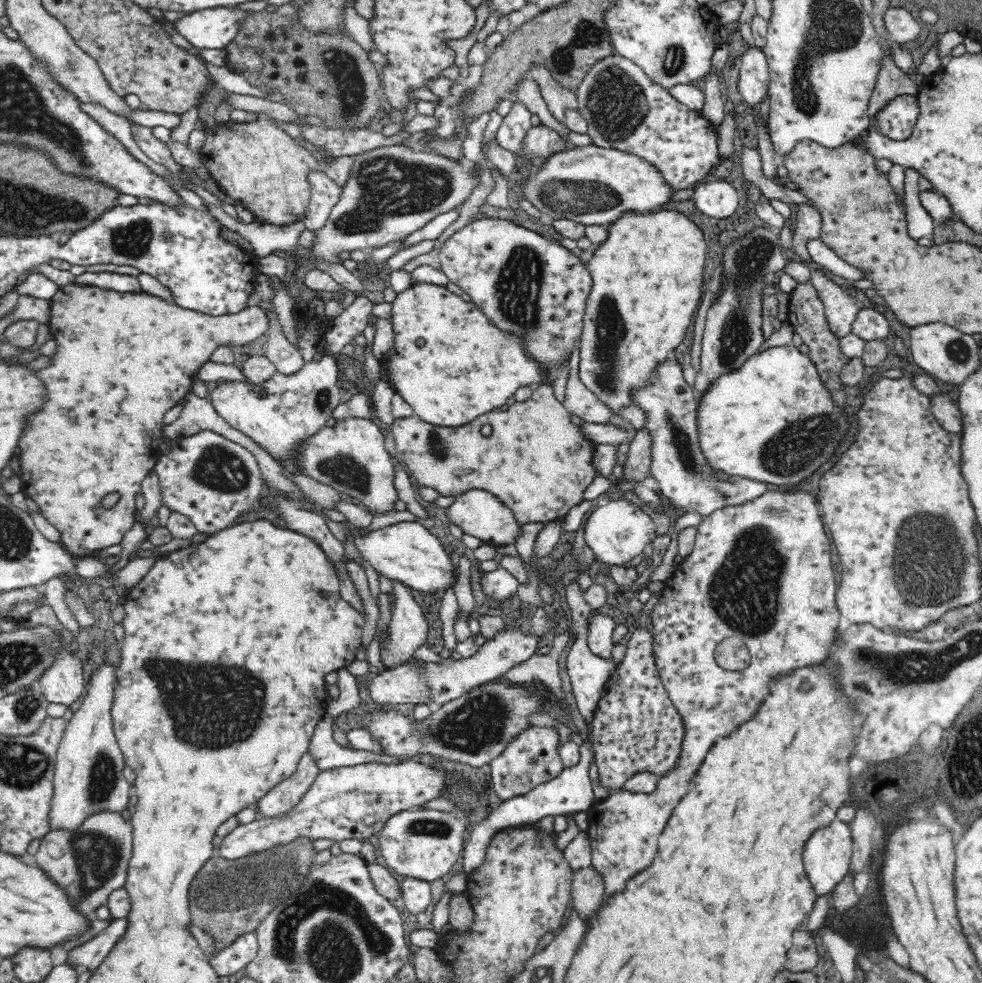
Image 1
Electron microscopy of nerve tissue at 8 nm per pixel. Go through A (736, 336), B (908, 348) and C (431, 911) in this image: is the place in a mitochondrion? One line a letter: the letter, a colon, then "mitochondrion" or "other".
A: mitochondrion
B: other
C: other

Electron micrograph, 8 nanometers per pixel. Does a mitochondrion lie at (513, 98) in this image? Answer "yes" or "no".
no

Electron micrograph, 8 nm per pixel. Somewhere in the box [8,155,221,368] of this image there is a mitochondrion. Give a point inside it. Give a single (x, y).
(133, 240)

